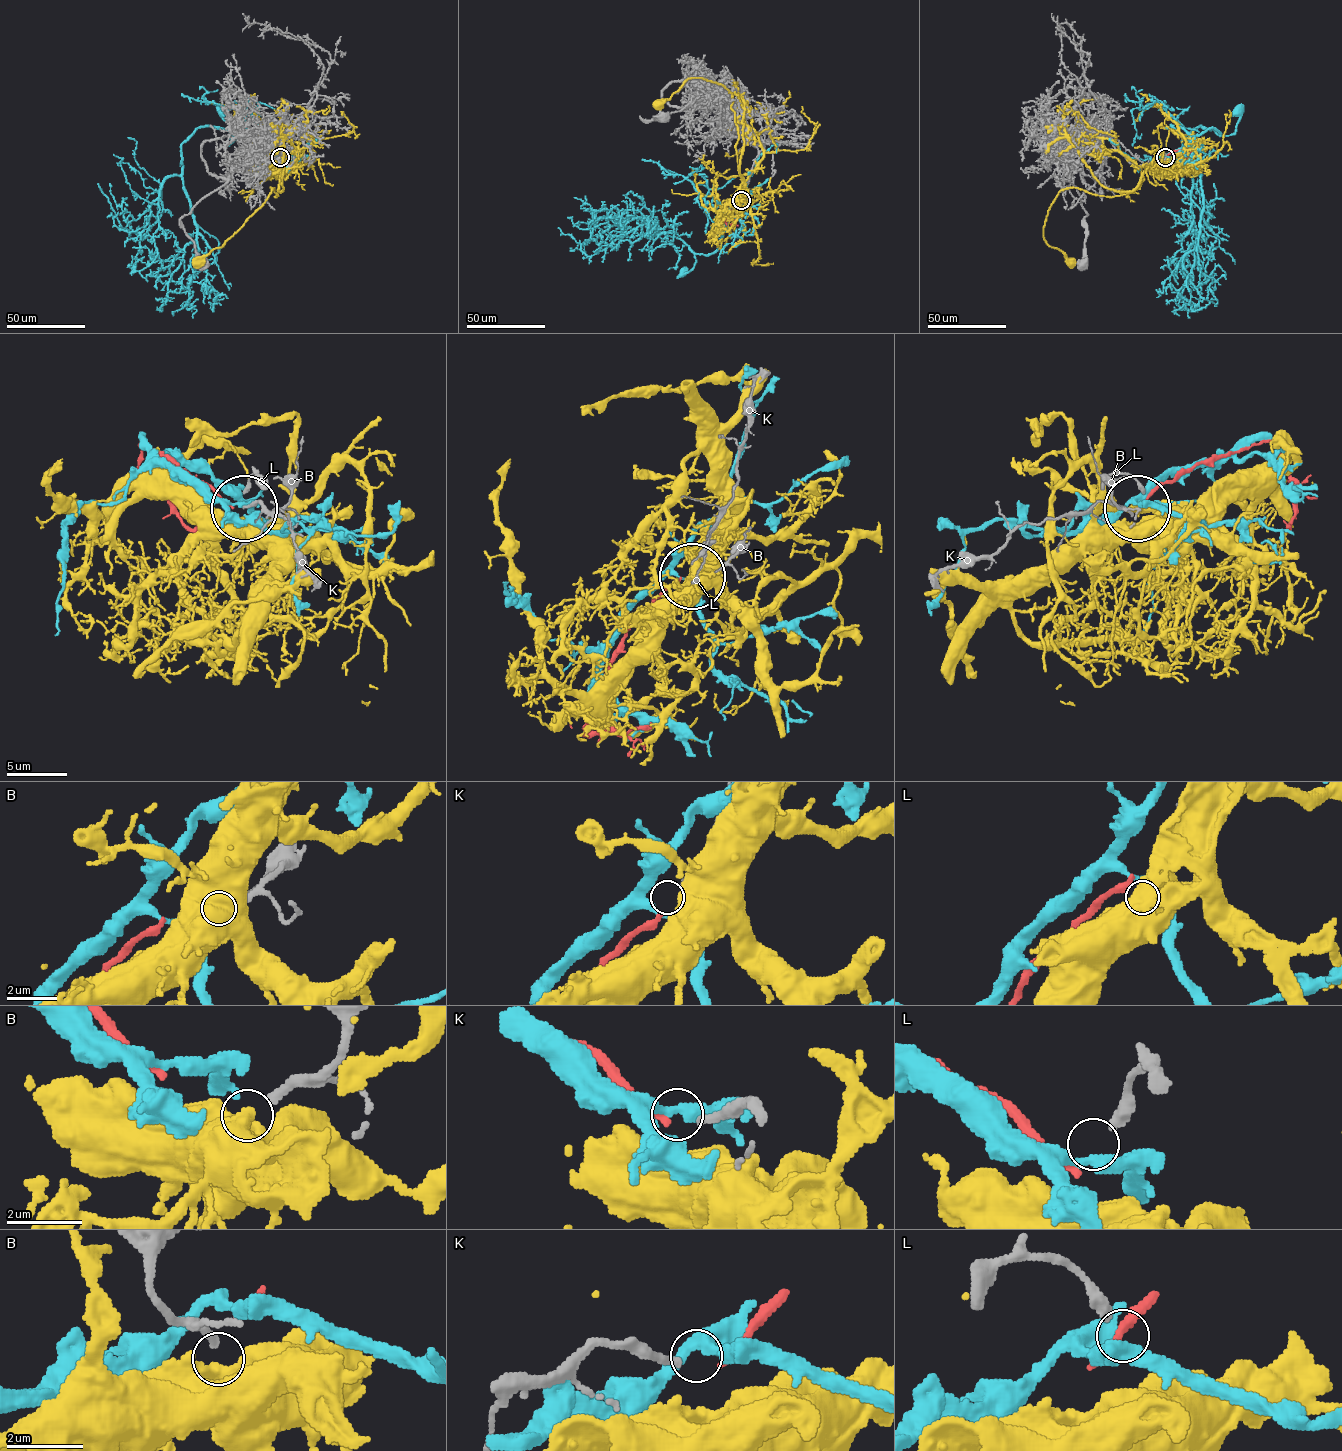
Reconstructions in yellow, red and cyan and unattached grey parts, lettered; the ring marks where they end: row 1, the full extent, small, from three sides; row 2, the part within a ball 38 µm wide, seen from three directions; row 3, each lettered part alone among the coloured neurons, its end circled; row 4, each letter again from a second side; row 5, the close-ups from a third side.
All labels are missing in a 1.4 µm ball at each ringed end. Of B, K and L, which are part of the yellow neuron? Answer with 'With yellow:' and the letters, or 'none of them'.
With yellow: none of them

